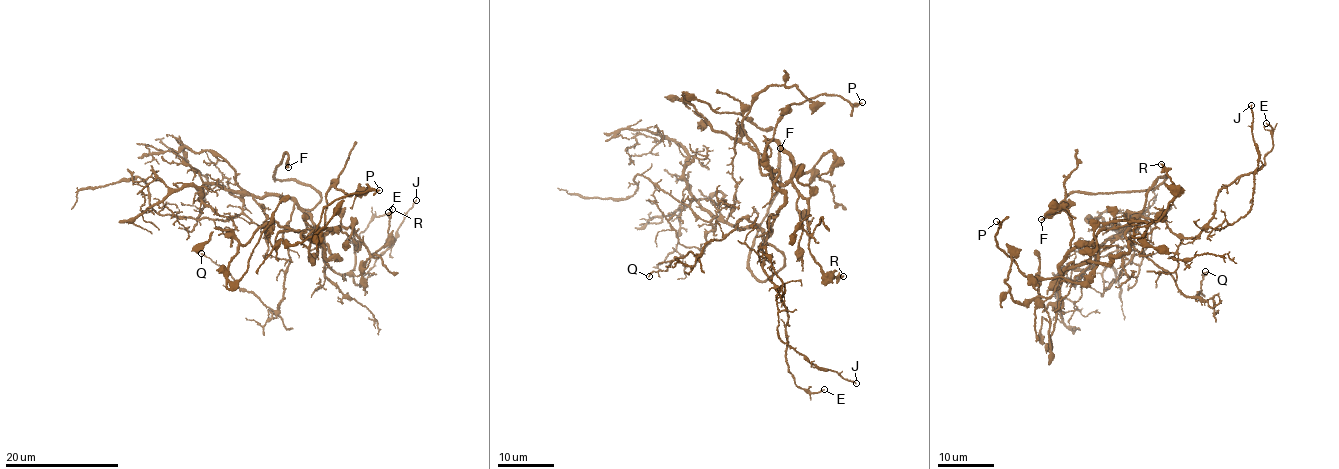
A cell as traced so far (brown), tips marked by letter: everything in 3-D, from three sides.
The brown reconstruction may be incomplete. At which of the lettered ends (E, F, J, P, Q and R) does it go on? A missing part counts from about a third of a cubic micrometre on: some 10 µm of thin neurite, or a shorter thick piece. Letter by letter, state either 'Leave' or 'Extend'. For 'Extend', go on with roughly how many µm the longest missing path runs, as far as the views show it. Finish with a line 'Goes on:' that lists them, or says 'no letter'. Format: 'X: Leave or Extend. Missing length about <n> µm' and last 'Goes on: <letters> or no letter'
E: Leave
F: Extend. Missing length about 15 µm
J: Leave
P: Leave
Q: Leave
R: Leave
Goes on: F

